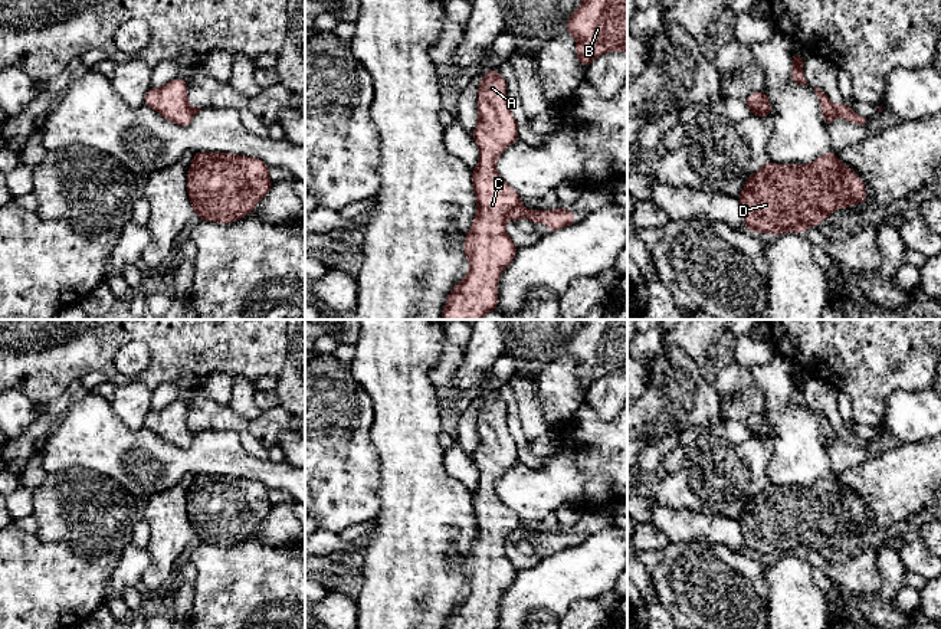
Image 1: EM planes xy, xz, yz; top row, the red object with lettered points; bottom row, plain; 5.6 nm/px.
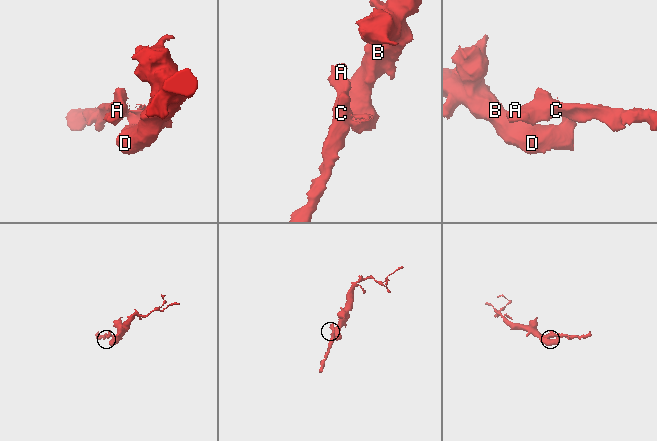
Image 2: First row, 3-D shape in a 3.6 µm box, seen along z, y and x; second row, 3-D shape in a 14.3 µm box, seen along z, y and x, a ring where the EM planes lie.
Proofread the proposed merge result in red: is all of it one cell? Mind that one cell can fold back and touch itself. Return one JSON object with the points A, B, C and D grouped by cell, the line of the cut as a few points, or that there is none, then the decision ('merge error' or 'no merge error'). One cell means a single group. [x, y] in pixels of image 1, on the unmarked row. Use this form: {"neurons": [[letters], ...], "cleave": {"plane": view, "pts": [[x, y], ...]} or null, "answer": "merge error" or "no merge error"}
{"neurons": [["A", "C"], ["B", "D"]], "cleave": {"plane": "xz", "pts": [[520, 526], [507, 539]]}, "answer": "merge error"}

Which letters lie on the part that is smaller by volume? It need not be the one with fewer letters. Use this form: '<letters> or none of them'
A, C

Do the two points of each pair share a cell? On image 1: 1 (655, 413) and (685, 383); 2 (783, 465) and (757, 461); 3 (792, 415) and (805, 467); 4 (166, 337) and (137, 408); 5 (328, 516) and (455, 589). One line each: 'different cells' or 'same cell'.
1: same cell
2: different cells
3: same cell
4: different cells
5: different cells

